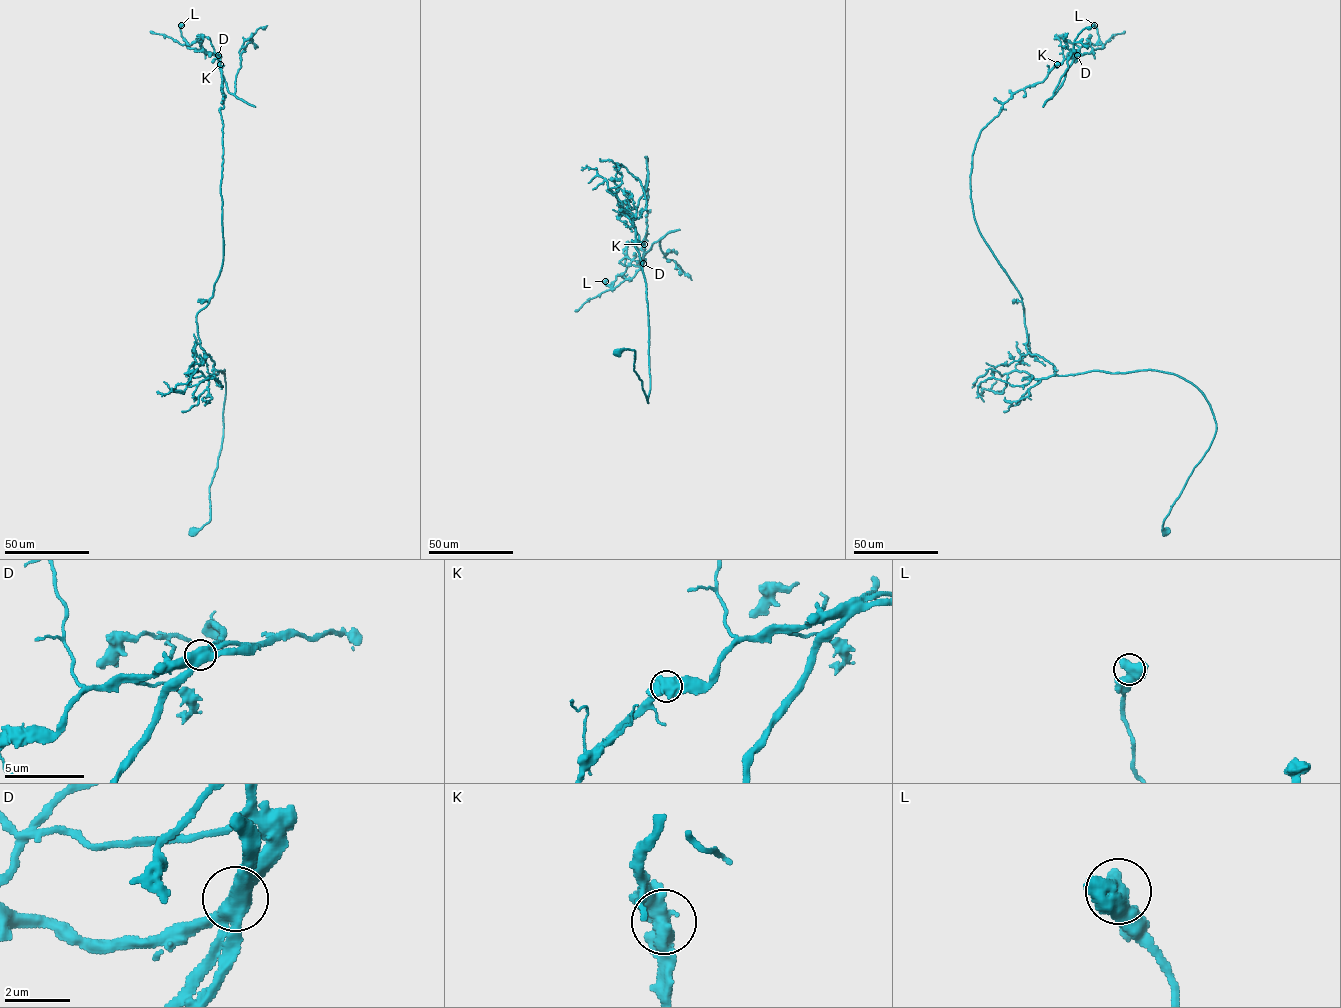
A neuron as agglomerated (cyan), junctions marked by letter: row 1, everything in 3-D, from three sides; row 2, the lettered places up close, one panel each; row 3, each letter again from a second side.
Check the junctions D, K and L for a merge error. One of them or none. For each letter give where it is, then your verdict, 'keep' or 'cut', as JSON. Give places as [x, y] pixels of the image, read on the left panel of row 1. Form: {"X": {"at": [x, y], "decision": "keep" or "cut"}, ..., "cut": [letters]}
{"D": {"at": [218, 55], "decision": "cut"}, "K": {"at": [220, 64], "decision": "keep"}, "L": {"at": [181, 25], "decision": "keep"}, "cut": ["D"]}

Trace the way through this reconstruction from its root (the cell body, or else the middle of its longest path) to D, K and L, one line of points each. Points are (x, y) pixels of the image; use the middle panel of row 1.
D: (618, 352), (635, 351), (648, 403), (645, 280), (638, 235), (621, 211), (645, 191), (646, 156), (642, 263)
K: (618, 352), (635, 351), (648, 403), (645, 280), (638, 235), (621, 211), (645, 191), (646, 156), (644, 244)
L: (618, 352), (635, 351), (648, 403), (645, 280), (621, 211), (645, 191), (646, 156), (643, 258), (605, 281)

